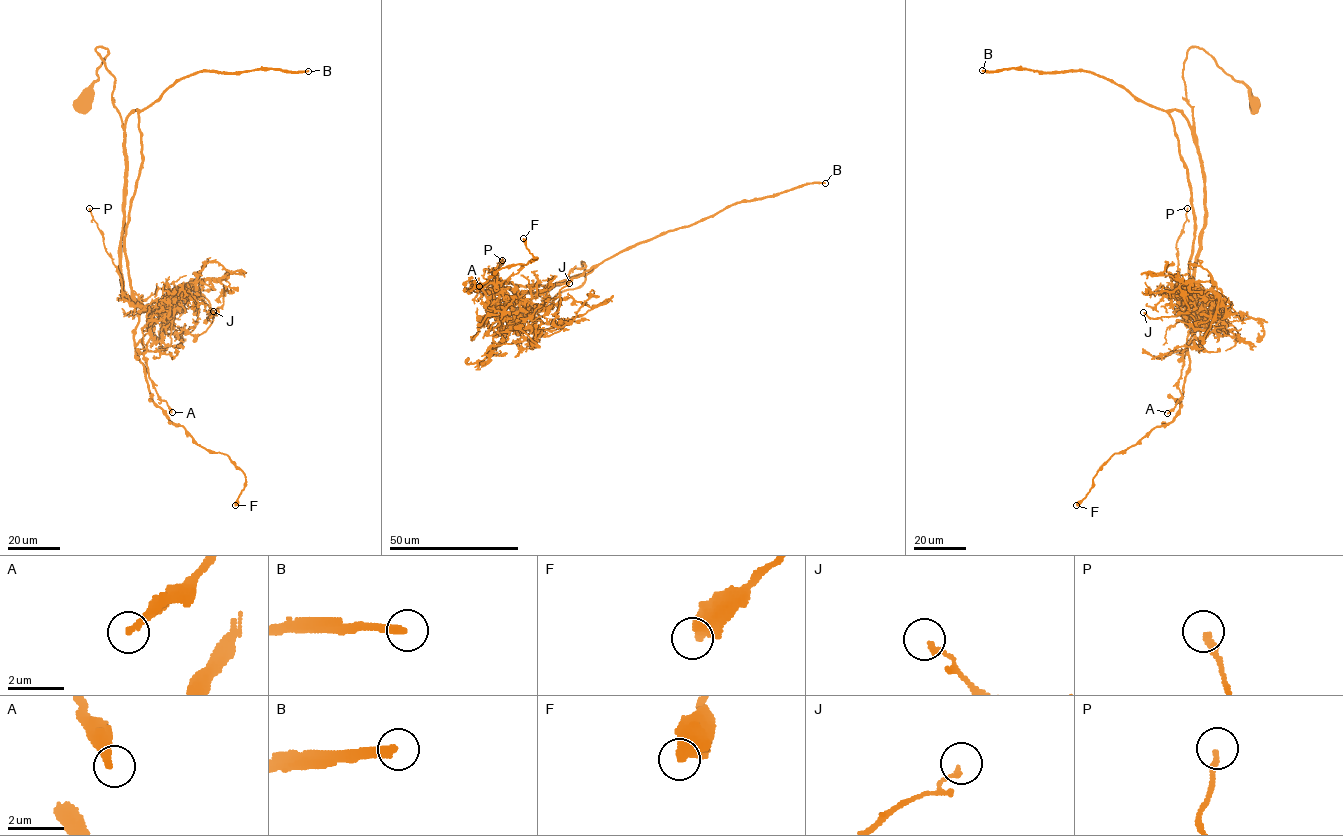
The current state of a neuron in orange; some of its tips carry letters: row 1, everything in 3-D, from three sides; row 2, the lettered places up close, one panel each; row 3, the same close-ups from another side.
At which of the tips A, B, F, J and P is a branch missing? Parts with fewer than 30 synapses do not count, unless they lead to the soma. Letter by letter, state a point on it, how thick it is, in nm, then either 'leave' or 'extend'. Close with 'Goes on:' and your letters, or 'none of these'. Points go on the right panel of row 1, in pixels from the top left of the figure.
A: (1167, 413) | 220 nm | leave
B: (982, 70) | 300 nm | extend
F: (1076, 505) | 600 nm | leave
J: (1143, 312) | 140 nm | leave
P: (1187, 208) | 200 nm | leave
Goes on: B

